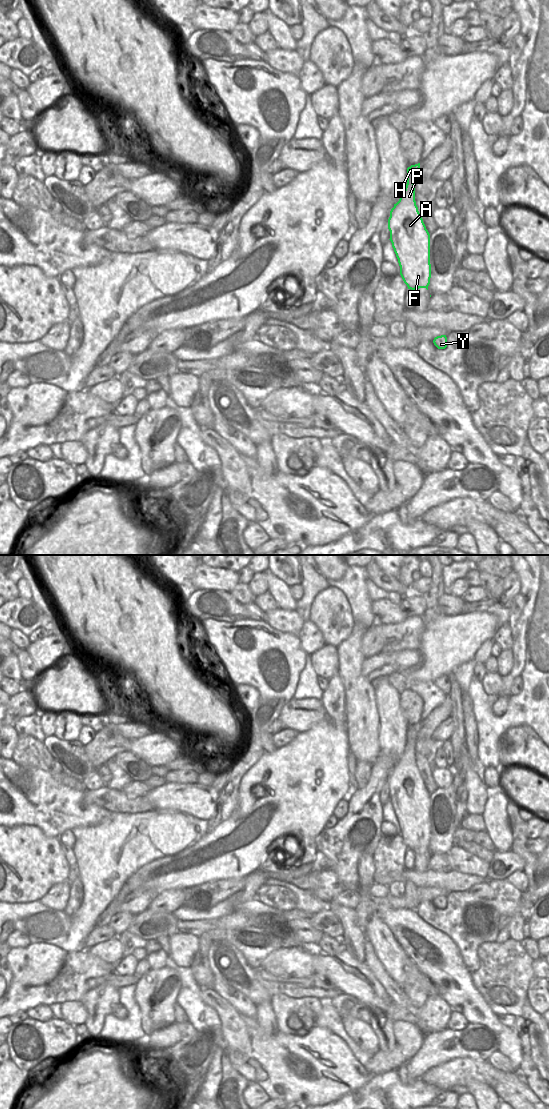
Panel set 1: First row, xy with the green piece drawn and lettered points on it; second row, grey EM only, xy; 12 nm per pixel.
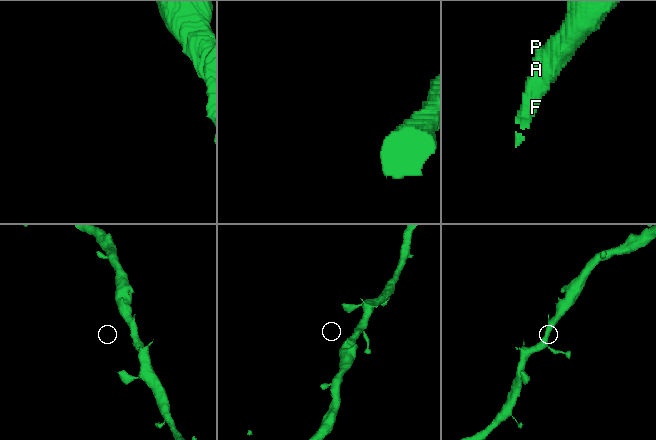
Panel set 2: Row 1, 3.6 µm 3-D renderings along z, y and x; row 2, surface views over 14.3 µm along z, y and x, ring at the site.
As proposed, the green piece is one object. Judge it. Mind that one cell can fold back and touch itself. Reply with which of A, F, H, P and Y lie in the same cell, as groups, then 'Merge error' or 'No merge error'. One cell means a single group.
Groups: A F H P Y. No merge error.

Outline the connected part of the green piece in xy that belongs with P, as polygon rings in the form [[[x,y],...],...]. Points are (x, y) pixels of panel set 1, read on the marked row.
[[[420,163],[407,168],[407,184],[404,193],[399,201],[394,204],[388,219],[389,240],[398,259],[400,275],[408,289],[413,291],[419,288],[426,288],[428,290],[431,278],[430,234],[426,229],[415,201],[414,182],[419,168]]]

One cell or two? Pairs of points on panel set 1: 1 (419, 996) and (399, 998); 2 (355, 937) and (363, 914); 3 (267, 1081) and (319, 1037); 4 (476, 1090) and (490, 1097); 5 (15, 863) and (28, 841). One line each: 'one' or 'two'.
1: two
2: two
3: one
4: one
5: one

